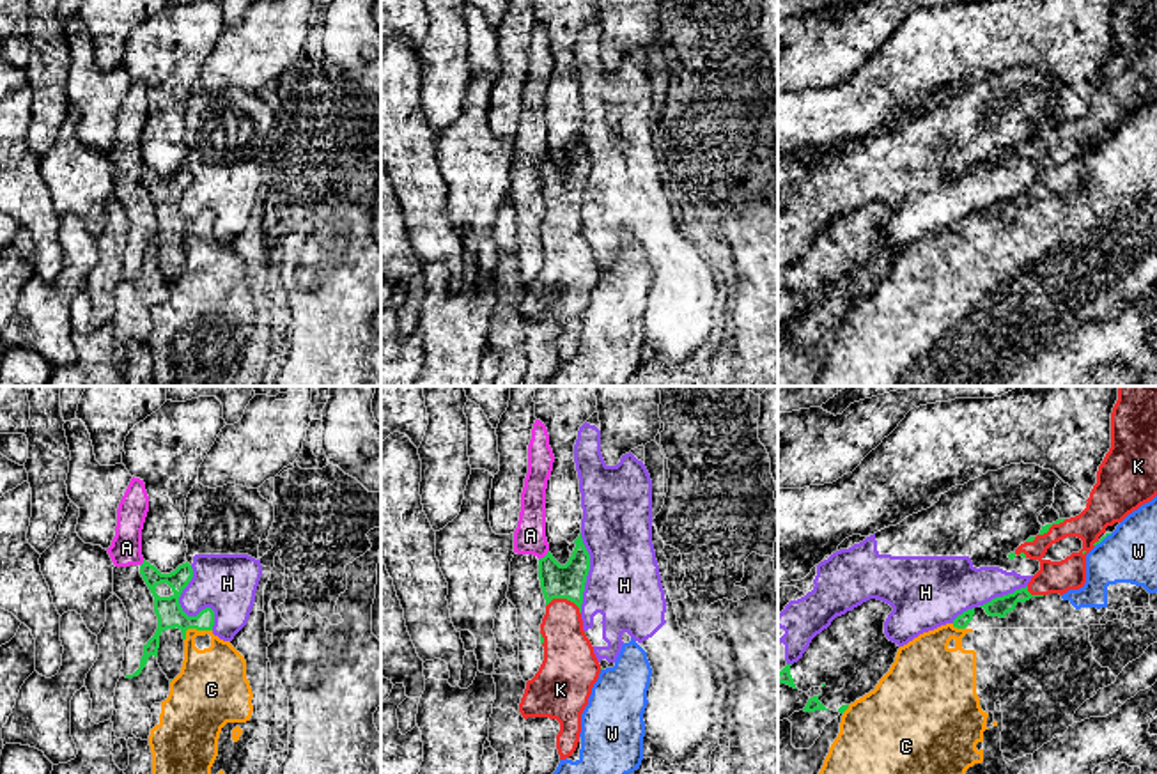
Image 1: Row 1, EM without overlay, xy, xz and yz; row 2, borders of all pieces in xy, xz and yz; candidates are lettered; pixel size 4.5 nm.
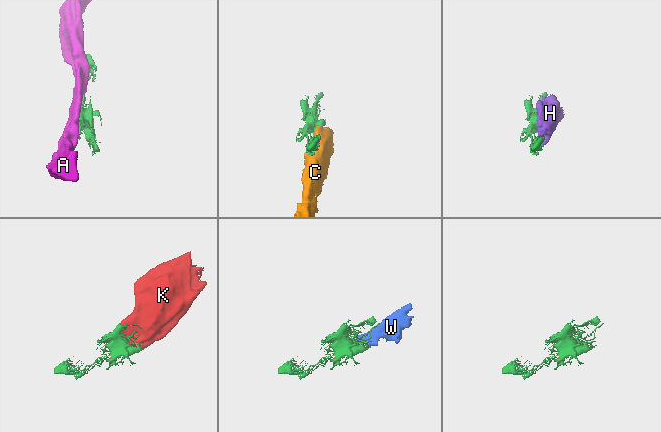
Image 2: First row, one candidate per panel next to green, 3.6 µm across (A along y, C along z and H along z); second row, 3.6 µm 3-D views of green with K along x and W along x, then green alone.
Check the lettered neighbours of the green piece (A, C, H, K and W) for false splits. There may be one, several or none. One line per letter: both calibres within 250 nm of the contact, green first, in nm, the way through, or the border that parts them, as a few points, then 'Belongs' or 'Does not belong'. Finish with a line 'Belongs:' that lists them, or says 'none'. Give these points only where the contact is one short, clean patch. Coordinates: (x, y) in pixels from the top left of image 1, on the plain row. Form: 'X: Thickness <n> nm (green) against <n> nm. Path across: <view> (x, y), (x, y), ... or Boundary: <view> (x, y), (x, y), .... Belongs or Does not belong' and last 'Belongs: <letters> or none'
A: Thickness 160 nm (green) against 140 nm. Does not belong
C: Thickness 120 nm (green) against 280 nm. Does not belong
H: Thickness 120 nm (green) against 260 nm. Does not belong
K: Thickness 160 nm (green) against 220 nm. Belongs
W: Thickness 20 nm (green) against 260 nm. Boundary: yz (1111, 137), (1095, 149). Does not belong
Belongs: K

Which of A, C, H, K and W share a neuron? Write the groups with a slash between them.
A / C W / H / K

